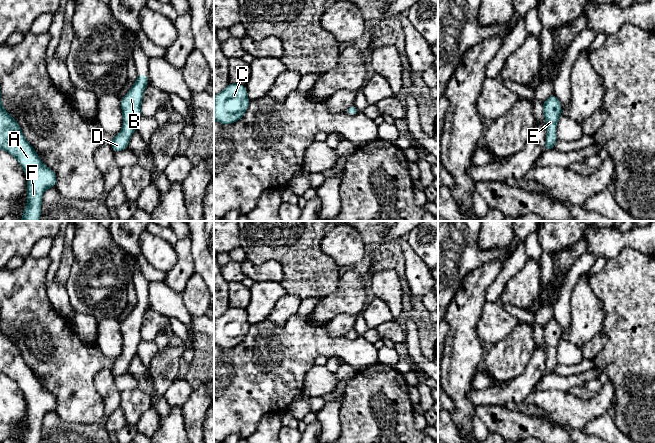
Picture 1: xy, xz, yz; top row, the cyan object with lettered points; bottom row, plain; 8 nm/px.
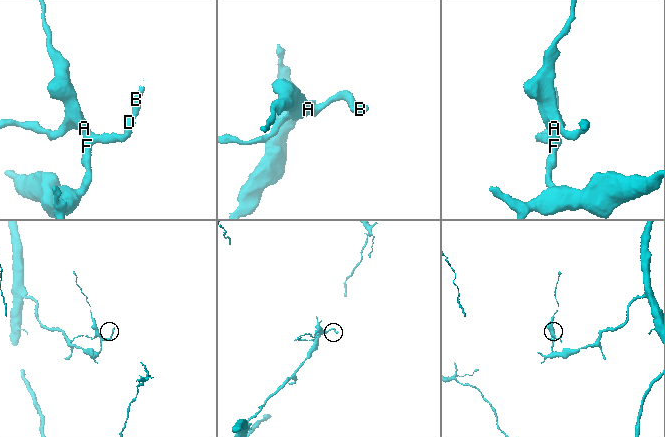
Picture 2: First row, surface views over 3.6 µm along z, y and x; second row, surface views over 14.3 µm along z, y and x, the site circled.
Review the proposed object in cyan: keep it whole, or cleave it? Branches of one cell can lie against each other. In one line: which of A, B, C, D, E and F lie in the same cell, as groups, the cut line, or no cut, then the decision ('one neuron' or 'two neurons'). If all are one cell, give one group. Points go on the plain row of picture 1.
groups A B C D E F; cut none; one neuron

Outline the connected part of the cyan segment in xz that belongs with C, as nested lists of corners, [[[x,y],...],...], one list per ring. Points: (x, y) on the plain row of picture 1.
[[[229,307],[214,321],[214,345],[223,349],[237,346],[245,338],[249,327],[245,309]]]

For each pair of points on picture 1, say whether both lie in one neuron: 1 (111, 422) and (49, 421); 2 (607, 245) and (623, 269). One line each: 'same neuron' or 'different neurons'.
1: different neurons
2: different neurons

